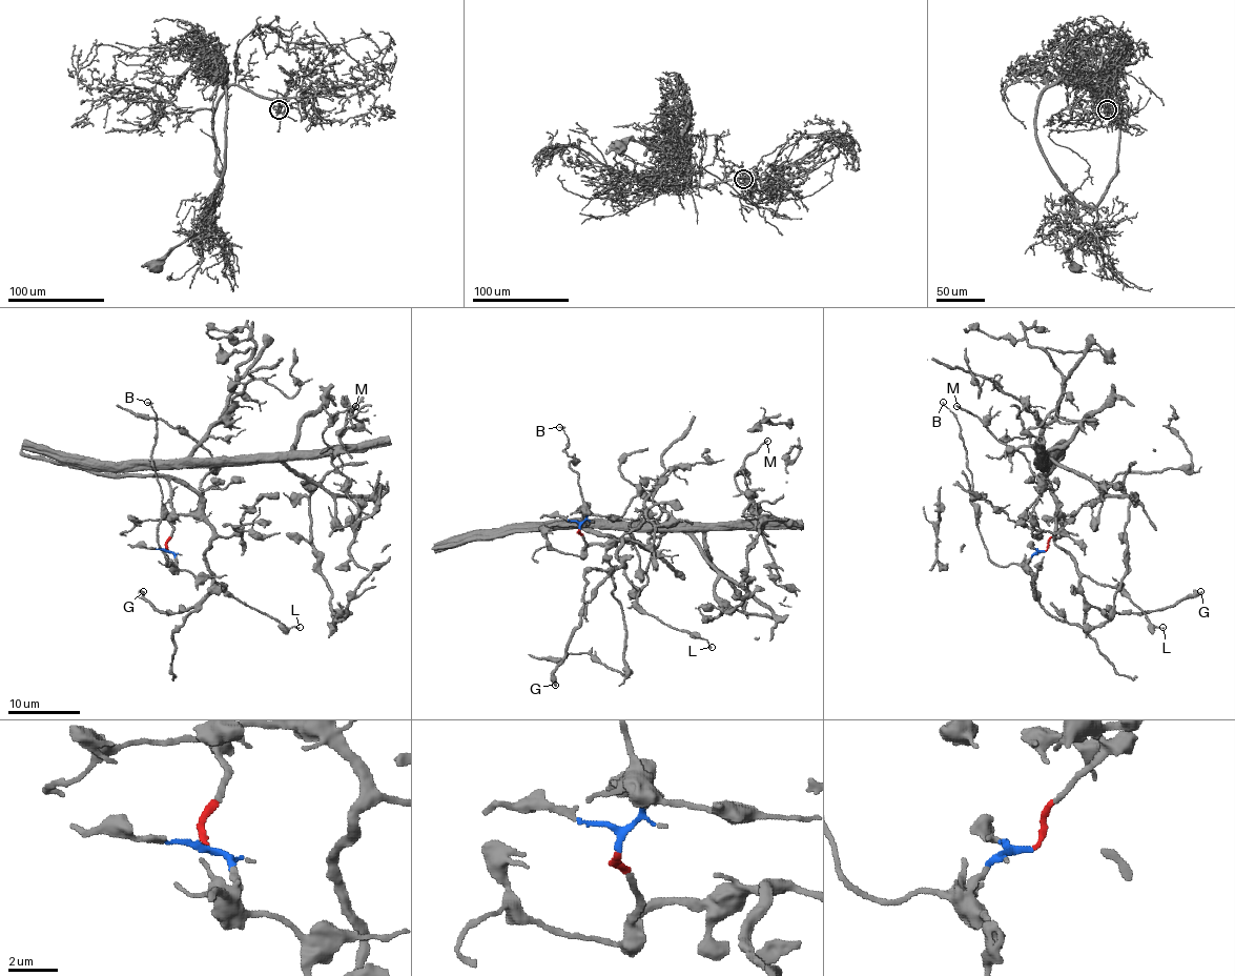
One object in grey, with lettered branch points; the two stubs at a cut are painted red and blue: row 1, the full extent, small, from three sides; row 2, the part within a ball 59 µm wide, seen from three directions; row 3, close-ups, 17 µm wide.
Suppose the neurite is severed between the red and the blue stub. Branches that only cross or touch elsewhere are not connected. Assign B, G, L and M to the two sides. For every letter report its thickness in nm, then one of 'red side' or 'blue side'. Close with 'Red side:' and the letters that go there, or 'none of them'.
B: 130 nm thick; blue side
G: 320 nm thick; red side
L: 130 nm thick; red side
M: 200 nm thick; red side
Red side: G, L, M

